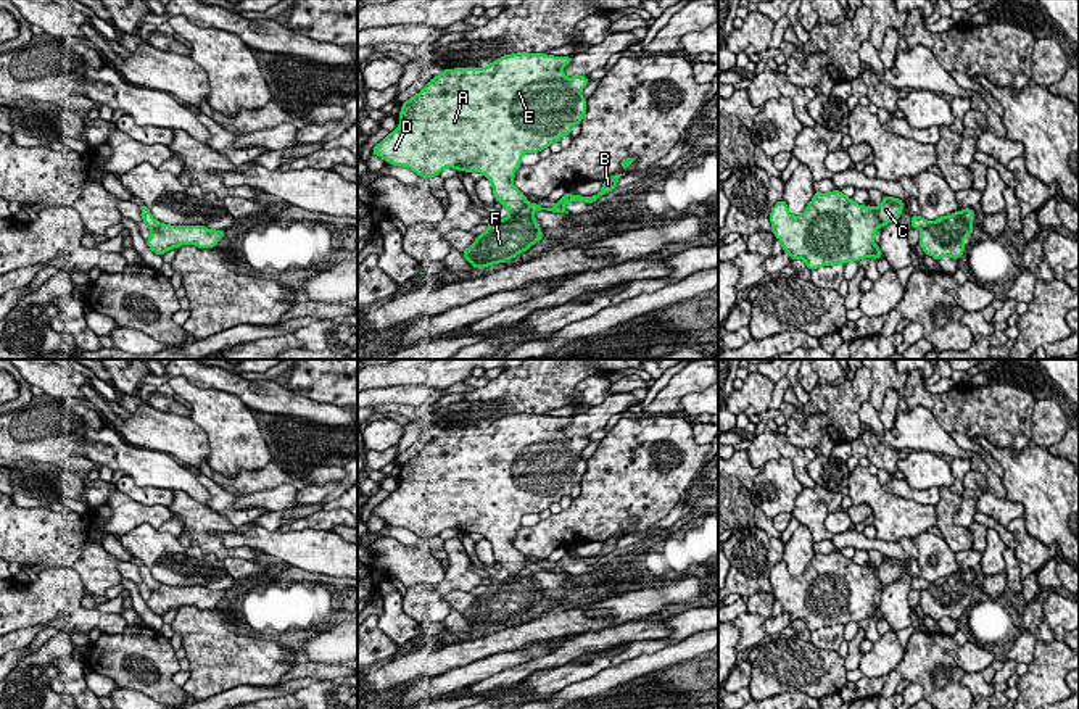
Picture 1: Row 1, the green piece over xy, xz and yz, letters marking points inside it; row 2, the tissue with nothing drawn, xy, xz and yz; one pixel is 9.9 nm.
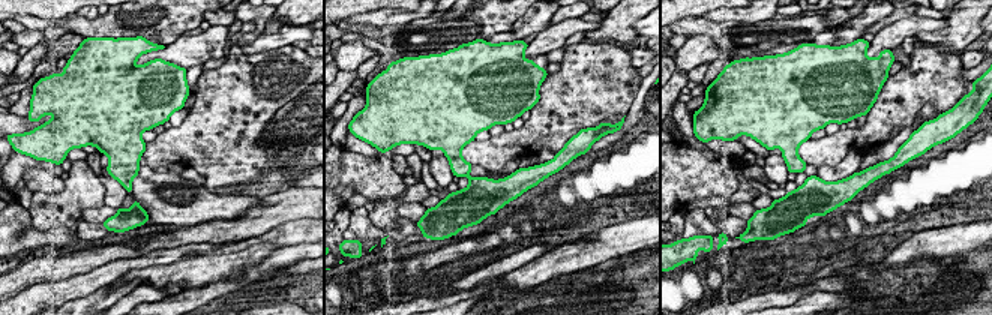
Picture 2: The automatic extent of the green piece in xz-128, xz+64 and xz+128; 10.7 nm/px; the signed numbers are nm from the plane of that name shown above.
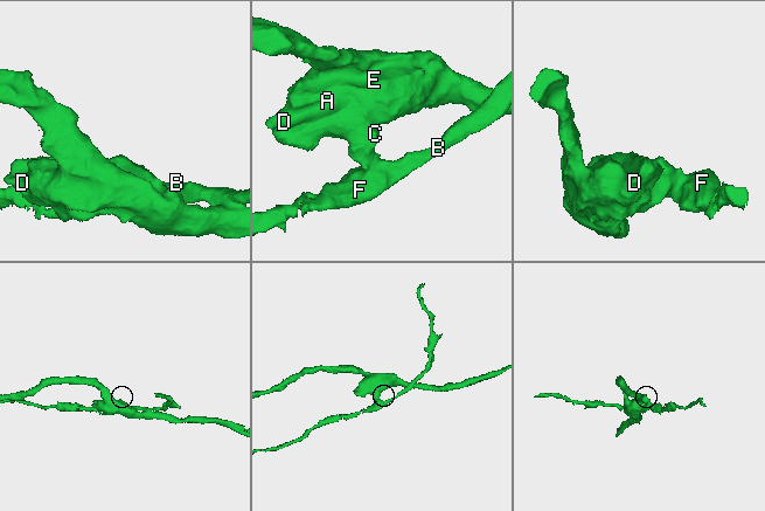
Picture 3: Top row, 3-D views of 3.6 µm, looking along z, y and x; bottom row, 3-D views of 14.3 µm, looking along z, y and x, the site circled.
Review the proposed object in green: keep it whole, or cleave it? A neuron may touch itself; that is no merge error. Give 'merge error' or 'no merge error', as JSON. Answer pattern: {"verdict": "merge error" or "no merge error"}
{"verdict": "merge error"}

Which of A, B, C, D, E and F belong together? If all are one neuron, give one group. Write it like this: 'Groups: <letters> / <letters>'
Groups: A C D E / B F

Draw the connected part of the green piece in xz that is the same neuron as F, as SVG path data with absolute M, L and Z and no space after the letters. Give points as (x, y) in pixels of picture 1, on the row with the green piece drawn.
M625 172L607 177L597 195L581 197L565 192L552 208L543 208L538 203L527 203L519 213L509 213L501 221L491 221L486 230L478 234L477 240L462 251L464 258L478 269L515 258L517 255L527 251L533 243L544 238L541 227L533 216L535 211L546 209L568 214L568 211L564 208L565 203L594 203L599 197L612 192L622 176L625 176Z

